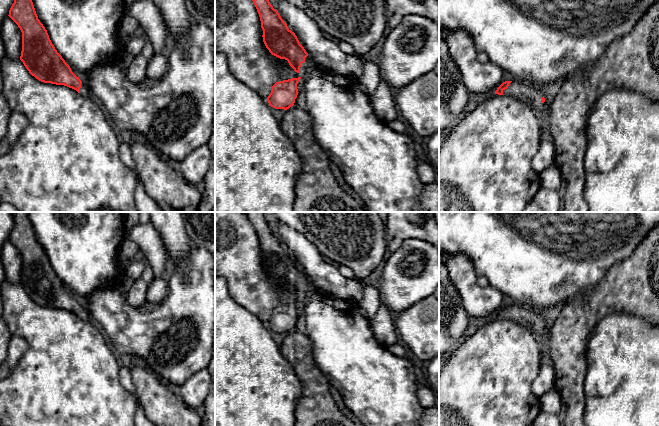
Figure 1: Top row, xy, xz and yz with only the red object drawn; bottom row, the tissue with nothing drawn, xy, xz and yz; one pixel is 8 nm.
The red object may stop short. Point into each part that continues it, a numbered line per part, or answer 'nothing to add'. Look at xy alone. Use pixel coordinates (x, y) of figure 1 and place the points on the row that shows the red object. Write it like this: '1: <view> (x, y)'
1: xy (84, 90)

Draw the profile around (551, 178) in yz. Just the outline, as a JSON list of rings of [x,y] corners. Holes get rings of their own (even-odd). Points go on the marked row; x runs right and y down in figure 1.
[[[556,166],[547,167],[539,175],[541,187],[556,191],[560,190],[563,181],[563,175]]]

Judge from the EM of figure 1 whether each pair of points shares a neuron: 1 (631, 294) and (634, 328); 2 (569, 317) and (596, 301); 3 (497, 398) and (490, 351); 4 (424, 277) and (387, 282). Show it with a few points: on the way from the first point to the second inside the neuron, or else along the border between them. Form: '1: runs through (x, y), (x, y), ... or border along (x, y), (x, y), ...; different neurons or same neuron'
1: border along (609, 314), (634, 314), (642, 317), (648, 323); different neurons
2: runs through (576, 317), (589, 308); same neuron
3: runs through (490, 386), (490, 363); same neuron
4: runs through (415, 278), (396, 282); same neuron

